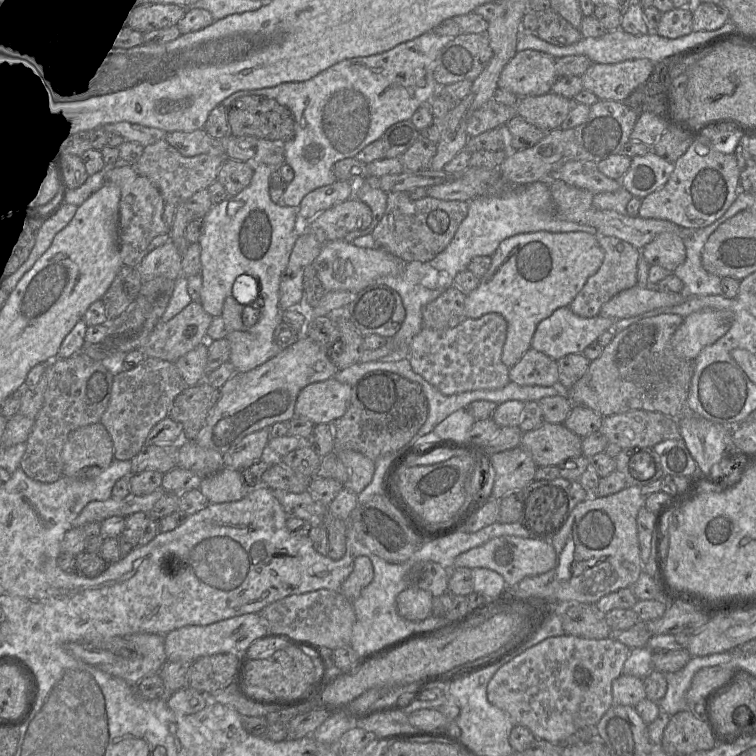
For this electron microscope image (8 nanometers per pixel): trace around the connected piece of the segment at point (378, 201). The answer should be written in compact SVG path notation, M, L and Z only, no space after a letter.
M365 181L355 185L354 188L354 198L367 204L372 211L372 222L364 230L355 230L349 232L344 240L352 243L354 239L362 237L368 234L372 234L373 230L382 219L386 206L387 206L387 193L376 188L372 187Z

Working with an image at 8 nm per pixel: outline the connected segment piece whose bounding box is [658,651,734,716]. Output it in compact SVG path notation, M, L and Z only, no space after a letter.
M720 652L707 656L694 656L679 671L667 675L667 688L664 697L658 702L660 709L672 716L689 709L686 693L694 674L704 668L734 662L734 652Z

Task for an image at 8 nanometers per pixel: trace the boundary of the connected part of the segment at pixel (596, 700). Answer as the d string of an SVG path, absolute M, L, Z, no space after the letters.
M568 634L549 637L501 666L488 683L487 699L491 704L508 713L513 719L514 725L521 725L528 728L536 739L562 745L566 738L573 735L578 730L582 728L595 728L595 725L605 712L613 705L612 682L622 674L622 669L629 653L630 649L615 639L588 639Z

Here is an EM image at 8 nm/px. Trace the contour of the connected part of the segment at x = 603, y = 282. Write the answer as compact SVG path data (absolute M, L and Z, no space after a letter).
M597 236L599 246L604 251L604 260L599 270L585 283L569 305L571 311L582 318L593 318L599 315L601 307L620 292L637 285L638 263L641 250L615 237Z

